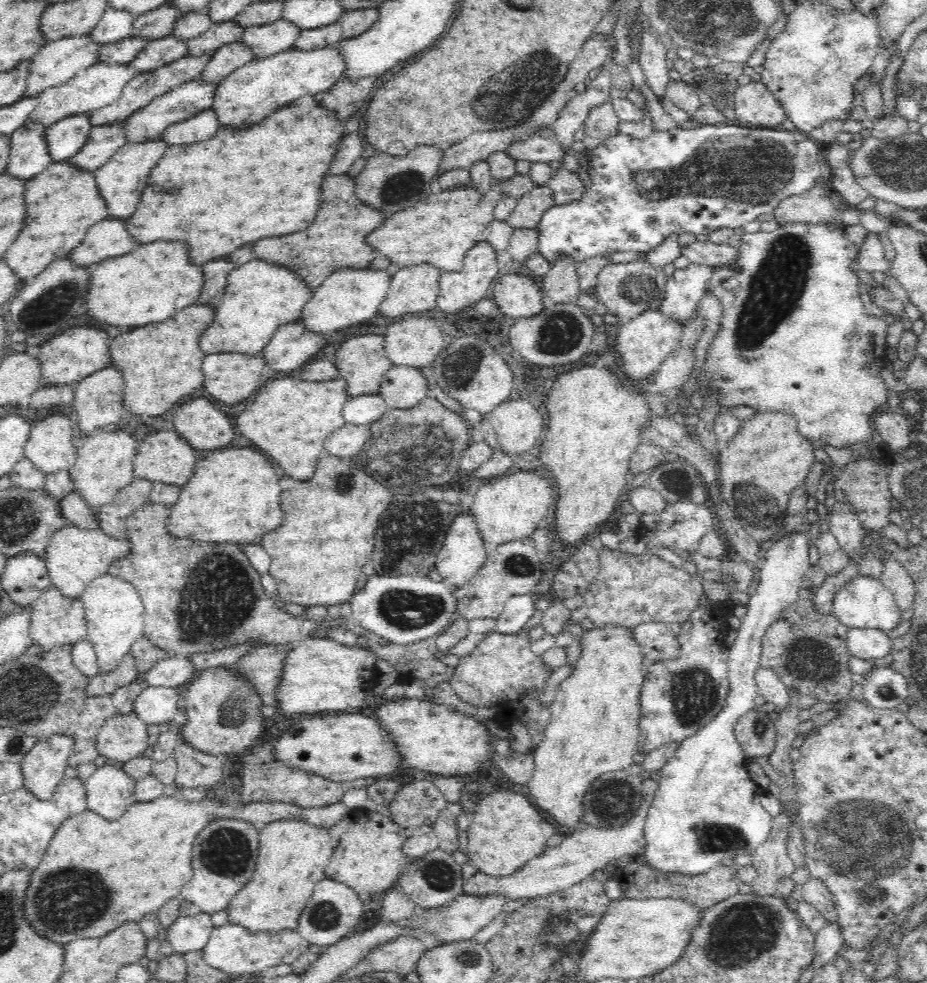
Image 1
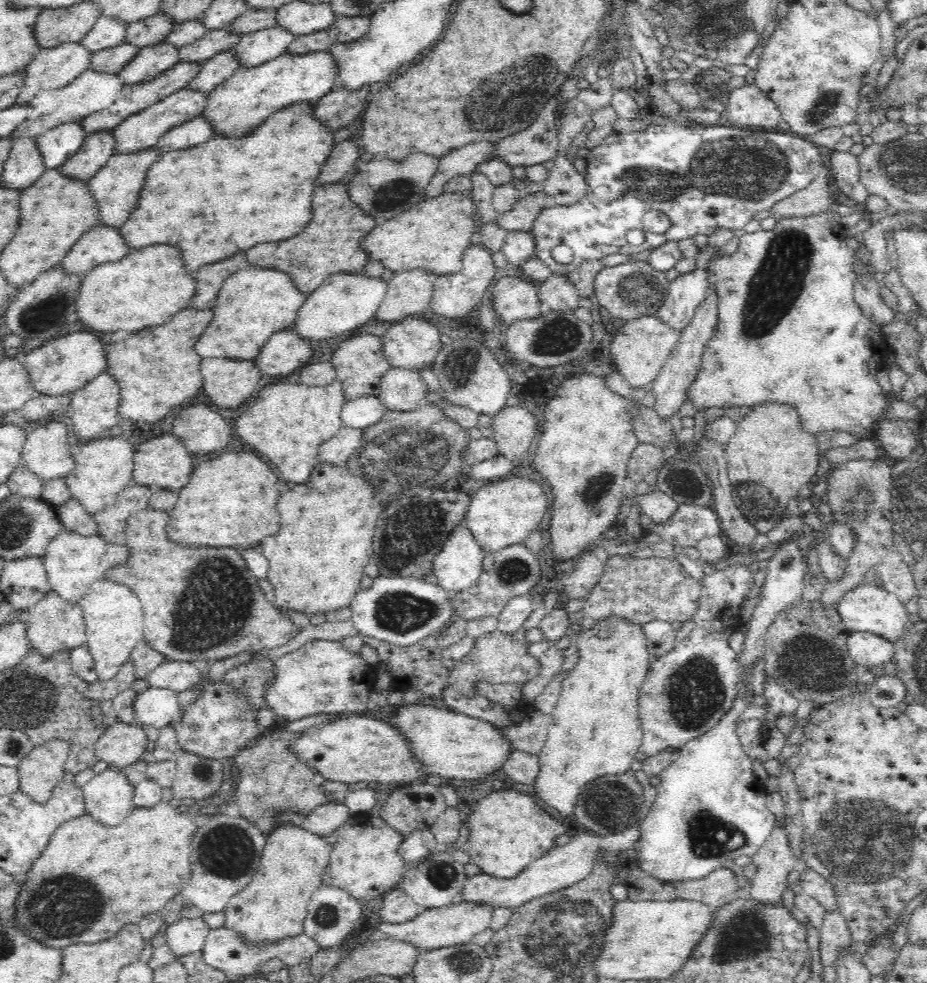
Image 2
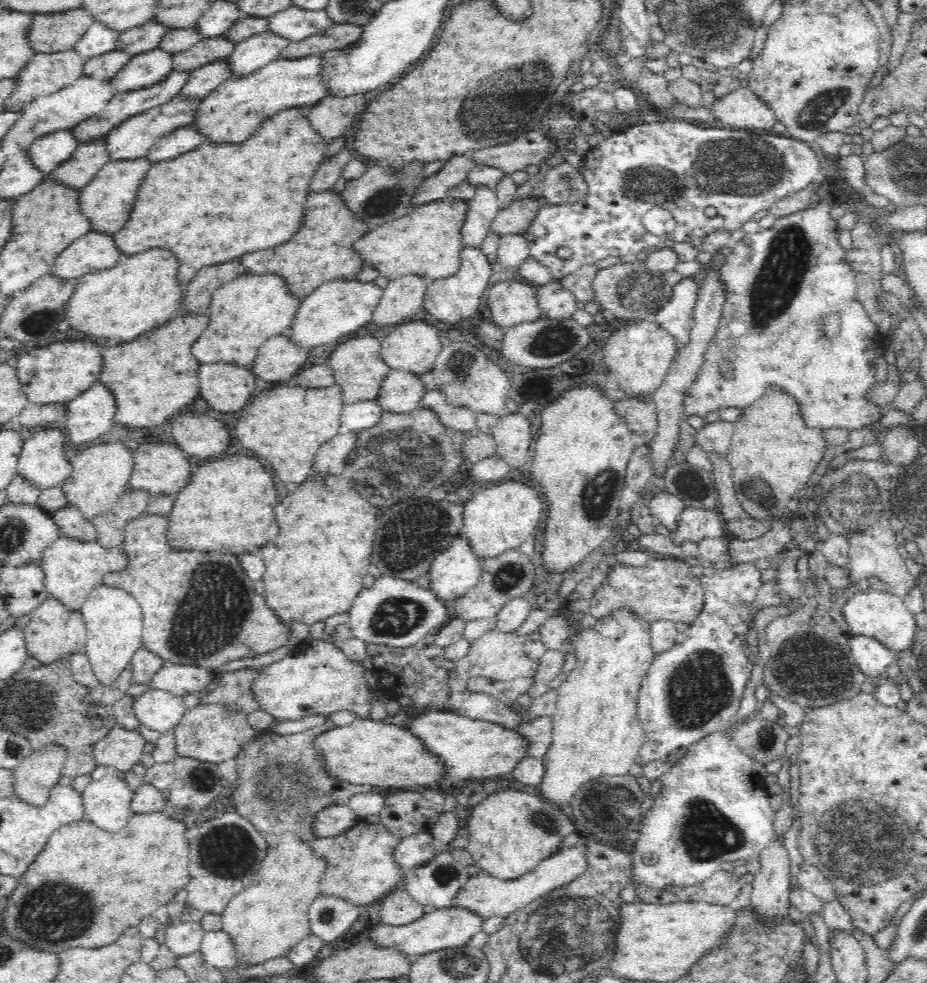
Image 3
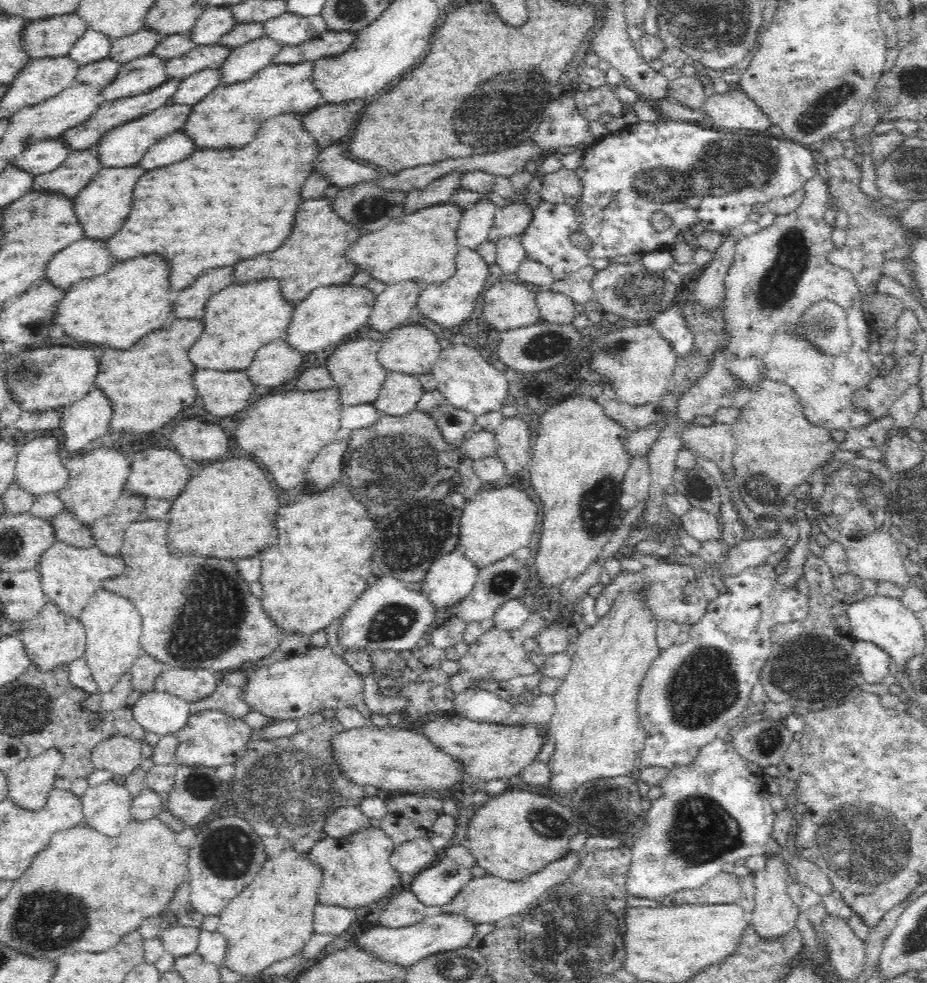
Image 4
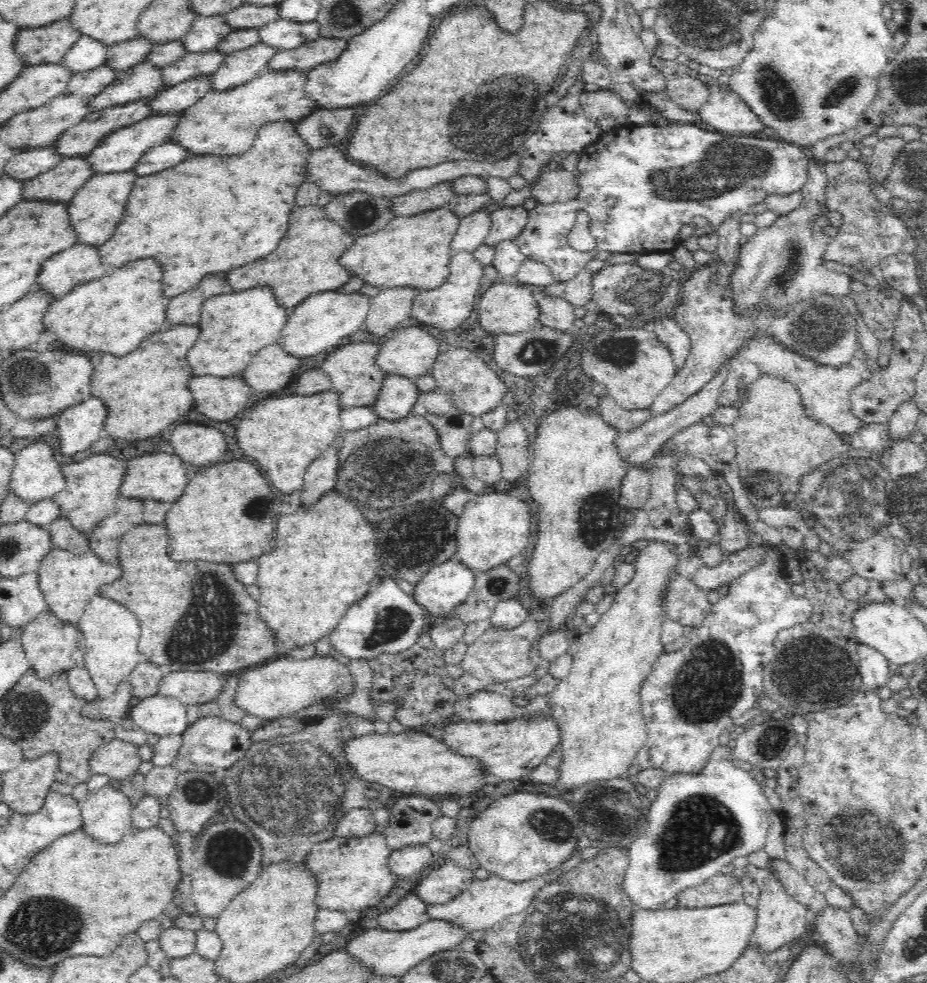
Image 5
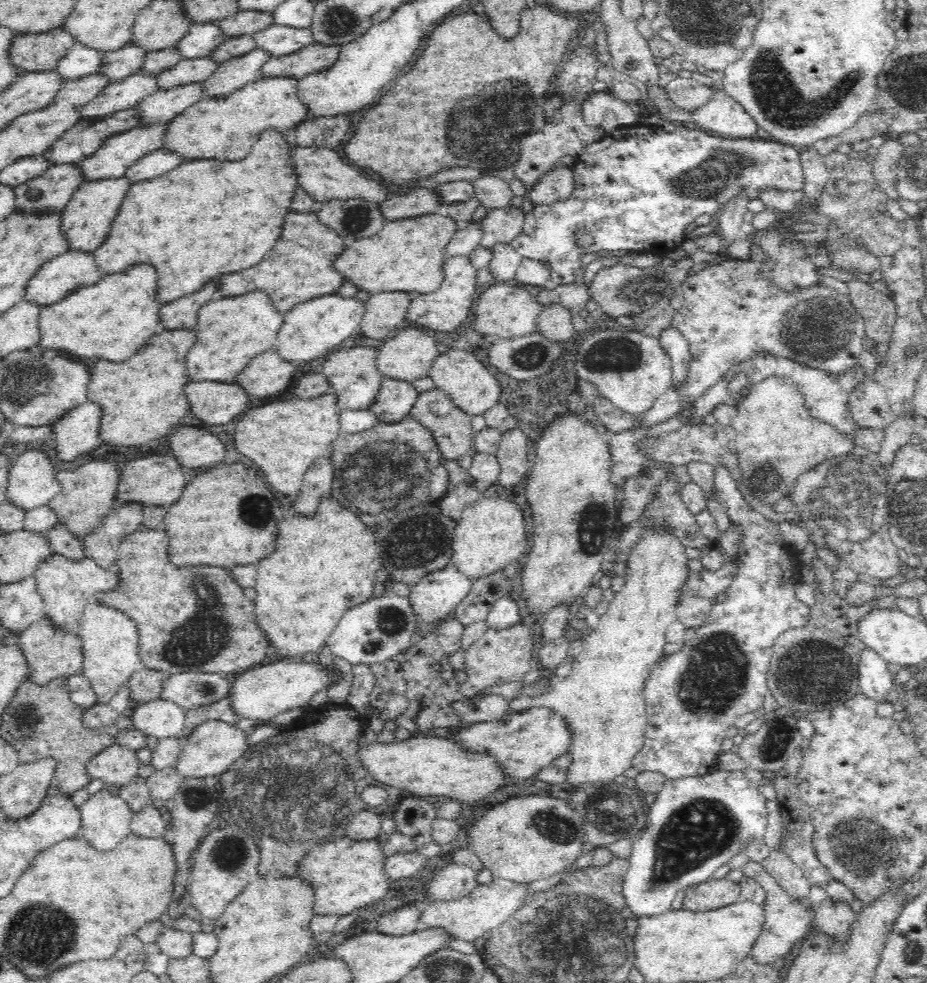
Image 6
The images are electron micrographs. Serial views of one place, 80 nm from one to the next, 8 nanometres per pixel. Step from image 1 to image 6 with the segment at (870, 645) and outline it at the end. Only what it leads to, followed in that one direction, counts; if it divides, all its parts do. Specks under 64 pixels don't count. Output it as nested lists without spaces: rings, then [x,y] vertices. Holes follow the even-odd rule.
[[[871,649],[864,650],[861,655],[861,660],[858,668],[858,687],[860,693],[870,699],[870,701],[880,704],[880,702],[887,702],[886,696],[894,694],[893,676],[887,669],[888,664],[876,652]]]

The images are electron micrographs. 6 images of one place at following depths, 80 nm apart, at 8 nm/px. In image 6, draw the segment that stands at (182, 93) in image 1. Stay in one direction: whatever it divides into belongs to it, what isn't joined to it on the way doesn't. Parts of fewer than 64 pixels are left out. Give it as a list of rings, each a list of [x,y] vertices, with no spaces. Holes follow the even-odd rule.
[[[156,124],[154,126],[136,126],[126,132],[114,134],[113,137],[104,141],[98,152],[90,155],[86,160],[80,162],[77,166],[82,175],[82,184],[96,181],[111,181],[113,179],[122,178],[133,166],[146,154],[150,154],[152,150],[163,148],[163,138],[167,124]]]

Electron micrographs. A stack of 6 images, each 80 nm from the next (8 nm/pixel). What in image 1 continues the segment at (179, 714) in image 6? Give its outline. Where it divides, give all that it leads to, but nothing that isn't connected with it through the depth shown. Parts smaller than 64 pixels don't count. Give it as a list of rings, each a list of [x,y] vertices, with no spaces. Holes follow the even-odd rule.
[[[146,687],[137,696],[134,714],[148,725],[159,725],[178,717],[183,699],[181,690],[165,687]]]

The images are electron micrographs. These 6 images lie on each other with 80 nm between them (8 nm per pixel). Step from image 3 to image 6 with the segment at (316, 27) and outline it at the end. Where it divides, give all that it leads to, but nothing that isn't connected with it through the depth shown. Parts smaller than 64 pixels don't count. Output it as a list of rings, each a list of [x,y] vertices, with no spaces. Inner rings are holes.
[[[272,24],[253,35],[256,48],[264,49],[271,57],[282,58],[314,43],[309,28],[290,28]]]

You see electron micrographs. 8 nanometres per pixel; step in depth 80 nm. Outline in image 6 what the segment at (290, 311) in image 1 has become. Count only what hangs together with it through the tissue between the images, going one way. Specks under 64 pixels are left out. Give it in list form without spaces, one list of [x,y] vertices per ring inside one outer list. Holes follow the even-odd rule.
[[[261,290],[238,297],[215,297],[198,312],[195,341],[186,358],[190,382],[234,383],[253,358],[276,348],[282,323],[283,316],[272,309]]]

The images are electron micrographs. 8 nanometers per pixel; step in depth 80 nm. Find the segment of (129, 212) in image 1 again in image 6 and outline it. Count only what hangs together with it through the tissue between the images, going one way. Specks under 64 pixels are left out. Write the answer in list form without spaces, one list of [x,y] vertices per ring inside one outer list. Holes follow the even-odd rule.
[[[126,176],[111,181],[83,183],[60,213],[60,231],[66,239],[67,250],[76,253],[93,253],[106,240],[114,217],[130,188]]]

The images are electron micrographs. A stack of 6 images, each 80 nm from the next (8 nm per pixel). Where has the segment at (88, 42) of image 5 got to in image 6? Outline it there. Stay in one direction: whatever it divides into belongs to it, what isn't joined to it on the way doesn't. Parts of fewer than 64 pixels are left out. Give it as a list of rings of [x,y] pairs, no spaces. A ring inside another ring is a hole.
[[[75,42],[67,50],[66,56],[59,60],[55,71],[61,80],[66,82],[99,74],[101,64],[101,53]]]

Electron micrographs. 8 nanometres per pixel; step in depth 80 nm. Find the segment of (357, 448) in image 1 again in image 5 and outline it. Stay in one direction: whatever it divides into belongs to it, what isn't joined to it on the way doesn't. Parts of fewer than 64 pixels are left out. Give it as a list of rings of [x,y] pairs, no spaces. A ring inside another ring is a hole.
[[[330,448],[322,458],[316,458],[304,478],[302,488],[302,508],[312,508],[326,492],[334,488],[334,478],[338,472],[338,449]]]

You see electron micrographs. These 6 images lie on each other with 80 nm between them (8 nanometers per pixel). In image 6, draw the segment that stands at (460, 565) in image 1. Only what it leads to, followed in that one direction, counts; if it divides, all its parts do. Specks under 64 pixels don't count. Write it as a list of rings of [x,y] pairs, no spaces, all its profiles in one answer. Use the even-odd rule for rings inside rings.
[[[451,565],[428,573],[409,587],[407,600],[421,631],[430,629],[452,617],[460,601],[473,585]]]

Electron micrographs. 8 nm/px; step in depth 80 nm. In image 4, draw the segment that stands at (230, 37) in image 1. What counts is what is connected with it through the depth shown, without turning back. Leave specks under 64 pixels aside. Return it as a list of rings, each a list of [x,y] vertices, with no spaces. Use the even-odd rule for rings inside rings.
[[[220,44],[194,47],[184,56],[166,62],[167,80],[181,81],[206,68],[219,69],[230,53],[229,48]]]

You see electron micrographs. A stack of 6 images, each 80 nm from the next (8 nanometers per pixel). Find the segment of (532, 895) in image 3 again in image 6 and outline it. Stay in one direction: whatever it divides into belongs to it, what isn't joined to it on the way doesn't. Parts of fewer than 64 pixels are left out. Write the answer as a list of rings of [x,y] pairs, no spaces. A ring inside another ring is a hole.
[[[495,878],[490,884],[478,884],[468,896],[456,900],[434,899],[428,900],[422,907],[420,915],[421,929],[440,930],[448,935],[451,940],[464,940],[464,942],[476,942],[478,938],[486,938],[489,933],[499,928],[510,915],[523,903],[523,898],[528,894],[528,884],[517,883],[502,878]]]

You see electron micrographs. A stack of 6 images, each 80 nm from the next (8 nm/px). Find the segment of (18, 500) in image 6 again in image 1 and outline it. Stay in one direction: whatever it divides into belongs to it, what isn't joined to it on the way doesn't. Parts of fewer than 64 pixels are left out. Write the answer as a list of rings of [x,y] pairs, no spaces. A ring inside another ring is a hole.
[[[52,414],[31,427],[24,454],[36,470],[46,474],[70,471],[77,454],[71,445],[72,416]]]

